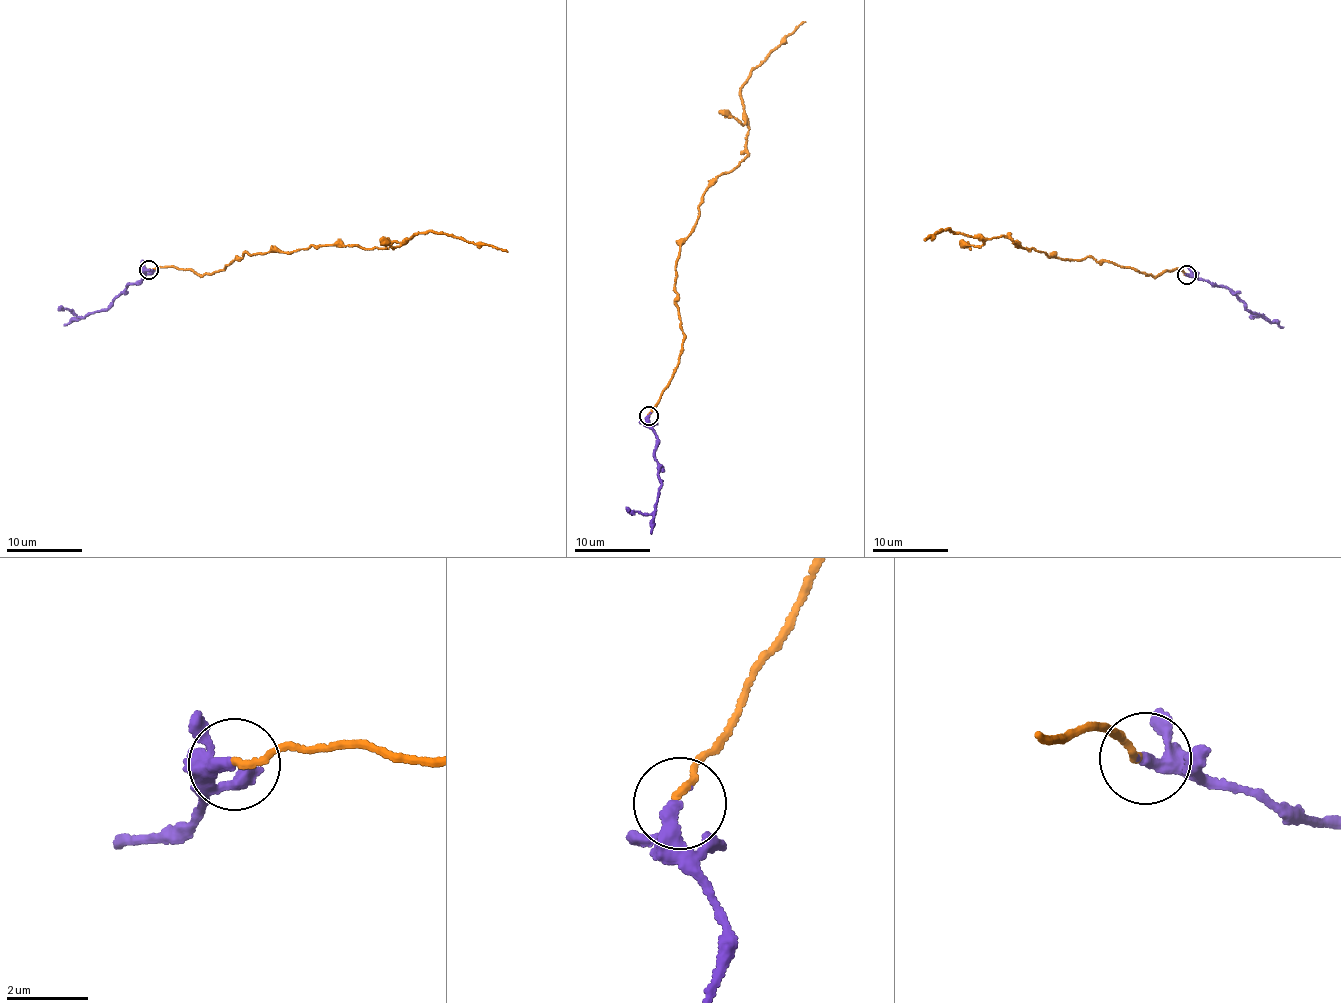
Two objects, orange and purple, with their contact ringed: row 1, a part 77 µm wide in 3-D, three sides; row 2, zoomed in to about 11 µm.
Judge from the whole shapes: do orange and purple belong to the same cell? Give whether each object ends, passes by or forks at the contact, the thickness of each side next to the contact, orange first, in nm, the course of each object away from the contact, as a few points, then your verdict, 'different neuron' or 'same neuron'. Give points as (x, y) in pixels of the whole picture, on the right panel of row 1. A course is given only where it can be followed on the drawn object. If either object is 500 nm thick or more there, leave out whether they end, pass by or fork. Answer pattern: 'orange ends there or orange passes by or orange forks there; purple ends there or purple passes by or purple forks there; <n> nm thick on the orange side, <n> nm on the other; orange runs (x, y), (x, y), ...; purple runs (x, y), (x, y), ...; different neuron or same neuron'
orange ends there; purple ends there; 160 nm thick on the orange side, 340 nm on the other; orange runs (1185, 275), (1177, 269), (1156, 276), (1092, 258), (1054, 257), (999, 235), (973, 237), (943, 229), (926, 240); purple runs (1187, 275), (1235, 292), (1250, 312), (1265, 320), (1249, 315); different neuron

